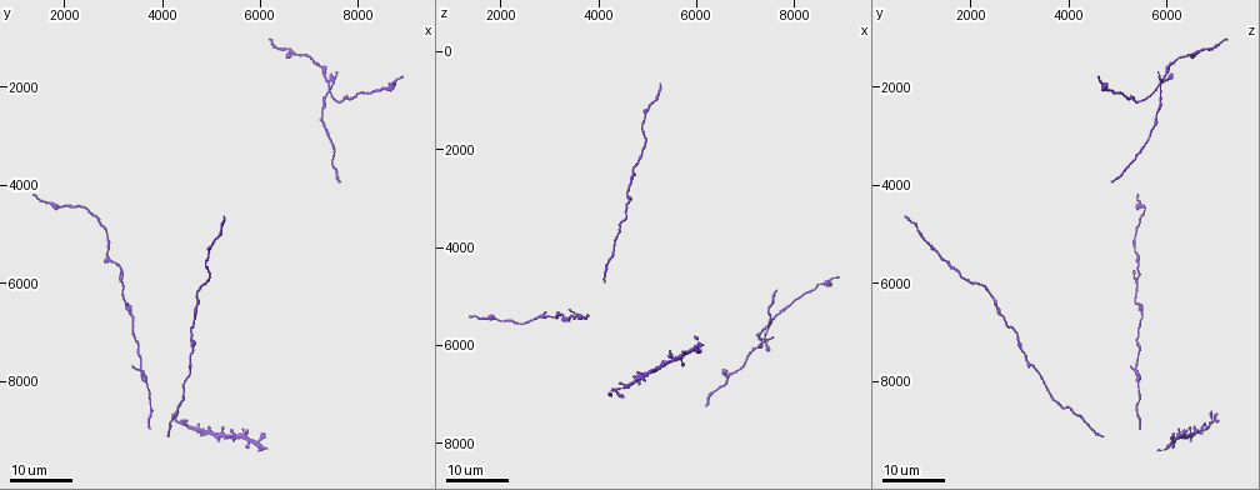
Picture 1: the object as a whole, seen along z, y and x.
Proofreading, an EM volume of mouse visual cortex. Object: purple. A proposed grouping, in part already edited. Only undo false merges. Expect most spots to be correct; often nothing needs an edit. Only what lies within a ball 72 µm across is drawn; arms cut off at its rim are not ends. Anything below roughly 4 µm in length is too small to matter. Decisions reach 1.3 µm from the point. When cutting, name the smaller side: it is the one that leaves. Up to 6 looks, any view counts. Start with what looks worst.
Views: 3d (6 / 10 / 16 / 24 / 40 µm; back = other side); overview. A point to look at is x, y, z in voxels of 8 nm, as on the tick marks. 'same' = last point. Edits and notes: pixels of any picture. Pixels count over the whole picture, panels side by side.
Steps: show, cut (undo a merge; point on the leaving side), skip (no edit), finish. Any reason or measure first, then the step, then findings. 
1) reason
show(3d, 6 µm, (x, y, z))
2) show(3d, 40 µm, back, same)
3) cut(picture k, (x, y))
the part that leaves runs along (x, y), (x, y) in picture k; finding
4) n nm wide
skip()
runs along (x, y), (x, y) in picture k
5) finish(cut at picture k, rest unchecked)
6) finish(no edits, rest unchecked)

four-way junction
show(3d, 24 µm, (7400, 2000, 5800))

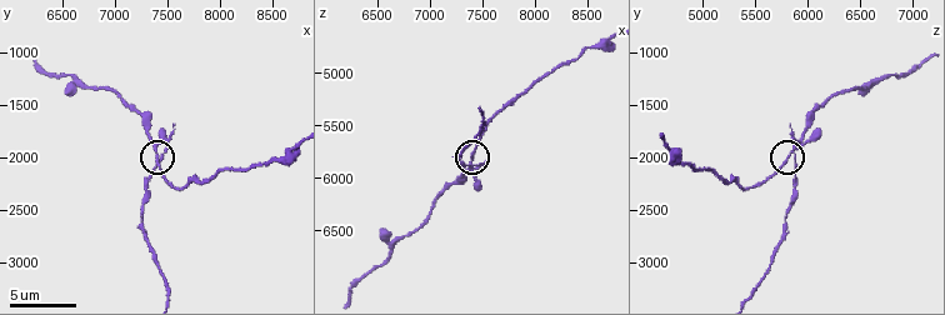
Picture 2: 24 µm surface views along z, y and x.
show(3d, 10 µm, (7400, 1960, 5820))

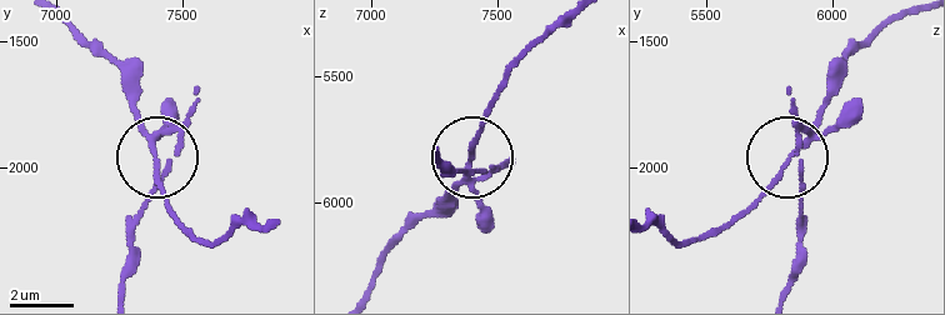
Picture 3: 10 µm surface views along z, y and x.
4 arms
cut(picture 3, (805, 188))
the part that leaves runs along (810, 133), (786, 294) in picture 3; a second neuron is stuck on

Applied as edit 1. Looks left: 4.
three-way junction
show(3d, 24 µm, (3500, 7750, 5350))

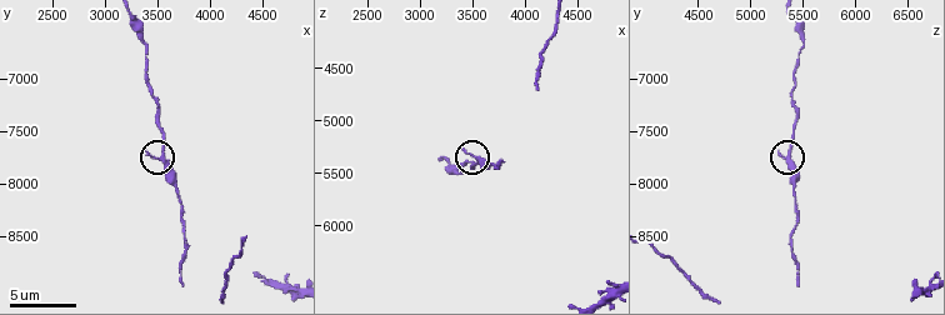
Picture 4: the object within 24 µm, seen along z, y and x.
show(3d, 10 µm, (3560, 7760, 5360))

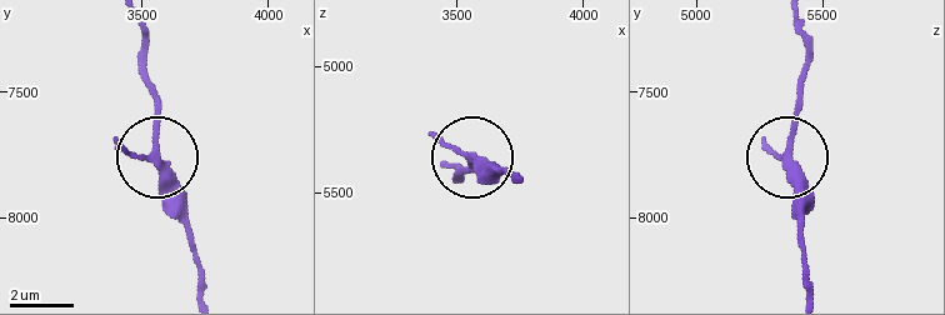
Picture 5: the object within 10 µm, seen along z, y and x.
3 arms
skip()
continuous, no second neuron

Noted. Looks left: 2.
show(3d, 24 µm, (2700, 4700, 5450))

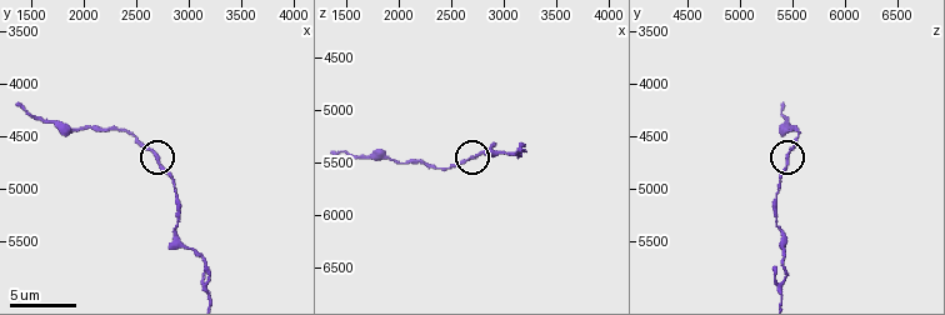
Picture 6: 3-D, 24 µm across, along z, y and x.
show(3d, 6 µm, (2720, 4720, 5460))

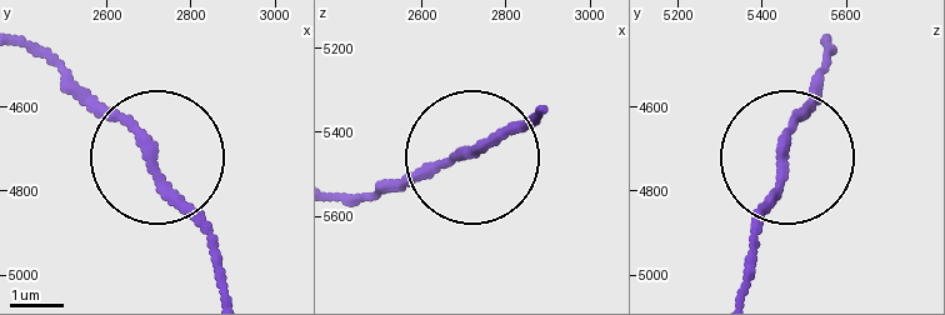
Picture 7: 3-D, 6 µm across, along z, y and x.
skip()
continuous, no second neuron

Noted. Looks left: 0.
finish(cut at picture 3, rest unchecked)

